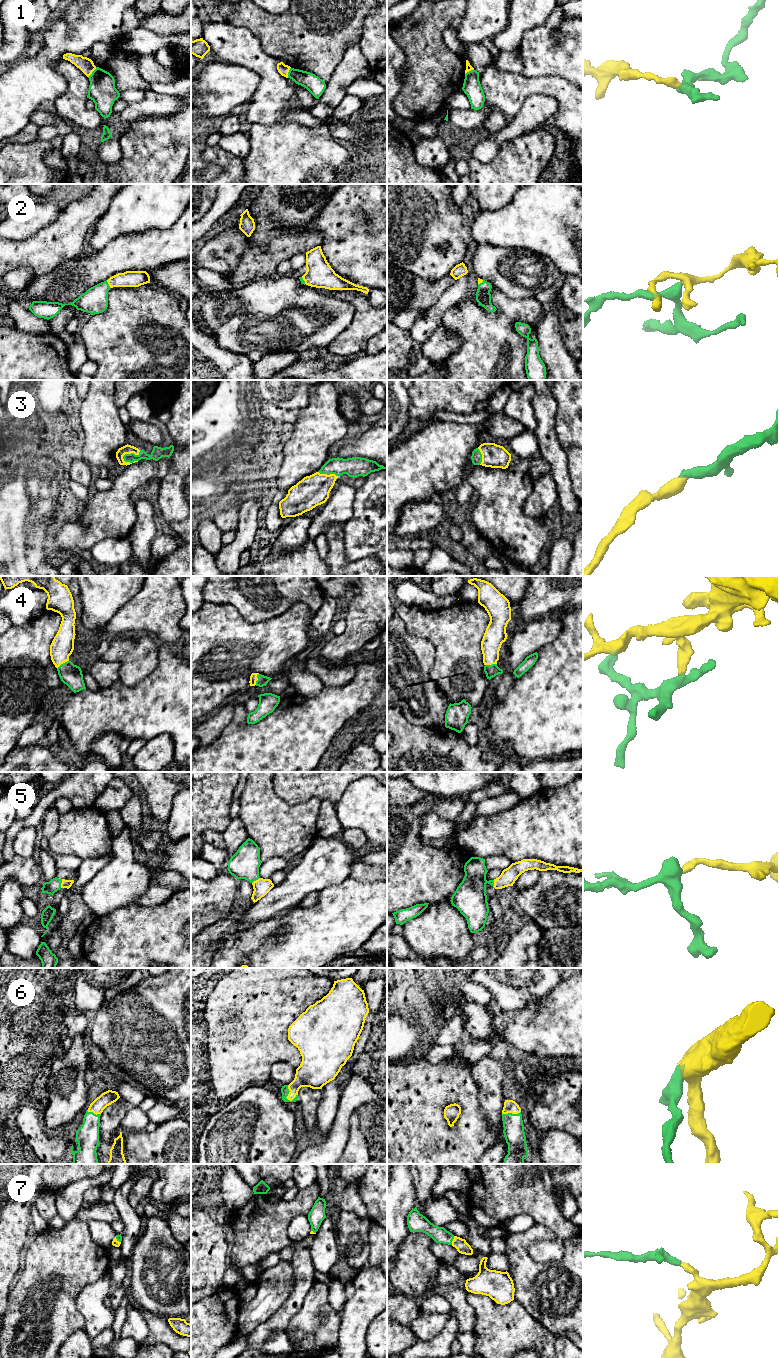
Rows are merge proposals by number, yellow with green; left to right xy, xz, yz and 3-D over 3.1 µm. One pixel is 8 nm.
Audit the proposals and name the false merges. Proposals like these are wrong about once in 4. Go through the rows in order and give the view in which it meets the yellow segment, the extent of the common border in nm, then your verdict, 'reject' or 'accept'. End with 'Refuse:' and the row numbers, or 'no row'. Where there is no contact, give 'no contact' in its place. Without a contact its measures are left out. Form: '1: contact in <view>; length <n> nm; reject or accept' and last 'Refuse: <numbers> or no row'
1: contact in xy; length 110 nm; reject
2: contact in xy; length 70 nm; accept
3: contact in xy; length 170 nm; accept
4: contact in xy; length 120 nm; accept
5: contact in xy; length 70 nm; accept
6: contact in xz; length 140 nm; accept
7: contact in yz; length 80 nm; accept
Refuse: 1

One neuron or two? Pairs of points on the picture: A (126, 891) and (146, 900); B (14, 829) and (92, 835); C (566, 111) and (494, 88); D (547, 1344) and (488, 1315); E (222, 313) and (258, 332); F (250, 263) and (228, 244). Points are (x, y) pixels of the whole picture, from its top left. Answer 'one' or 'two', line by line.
A: two
B: two
C: one
D: one
E: one
F: two

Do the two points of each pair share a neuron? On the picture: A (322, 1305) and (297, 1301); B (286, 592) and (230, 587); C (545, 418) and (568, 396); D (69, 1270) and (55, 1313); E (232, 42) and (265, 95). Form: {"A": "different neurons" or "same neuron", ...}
{"A": "different neurons", "B": "same neuron", "C": "different neurons", "D": "same neuron", "E": "same neuron"}

